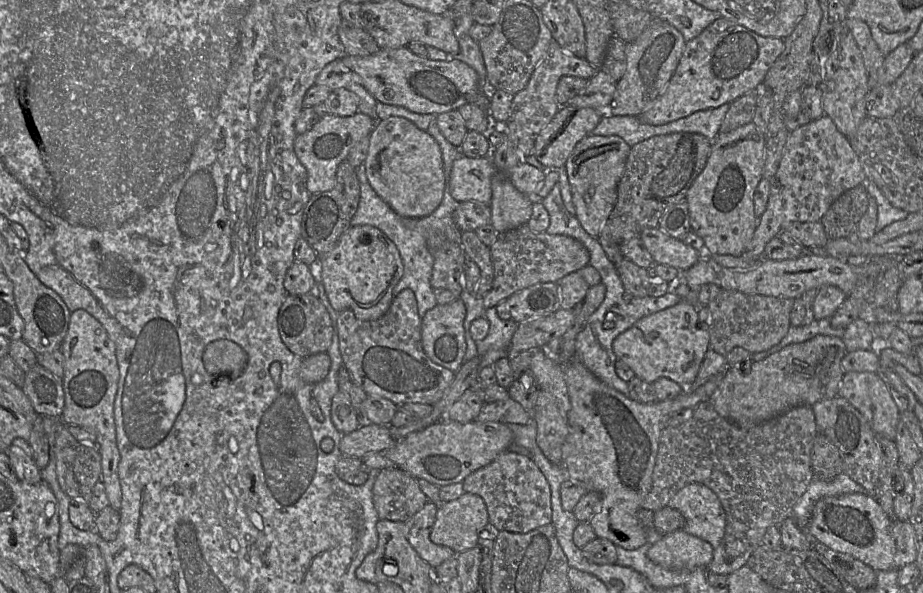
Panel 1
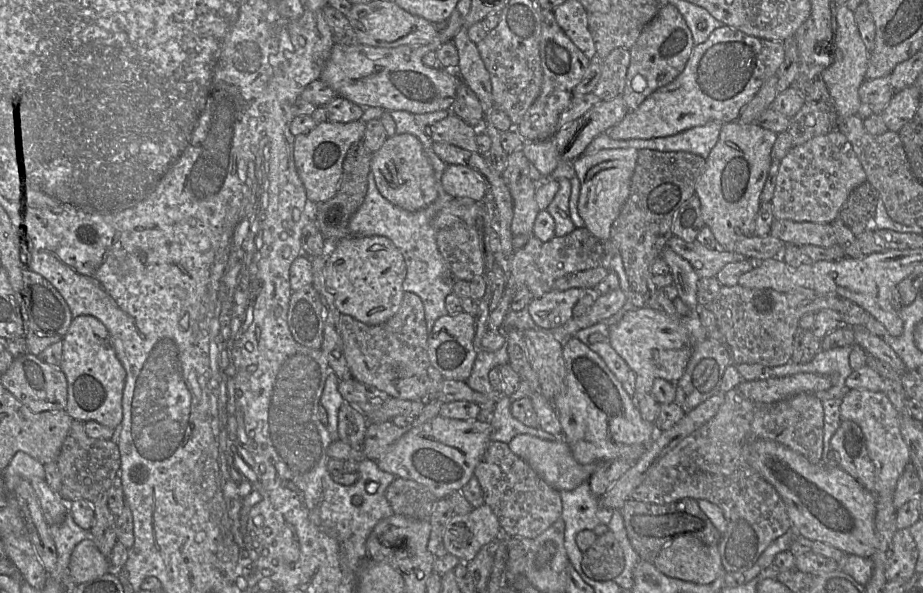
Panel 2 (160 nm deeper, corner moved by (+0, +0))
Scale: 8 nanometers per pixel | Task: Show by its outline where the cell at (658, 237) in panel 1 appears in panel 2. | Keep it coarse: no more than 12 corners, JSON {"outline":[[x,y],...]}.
{"outline":[[675,236],[666,246],[687,260],[699,278],[716,277],[745,259]]}

